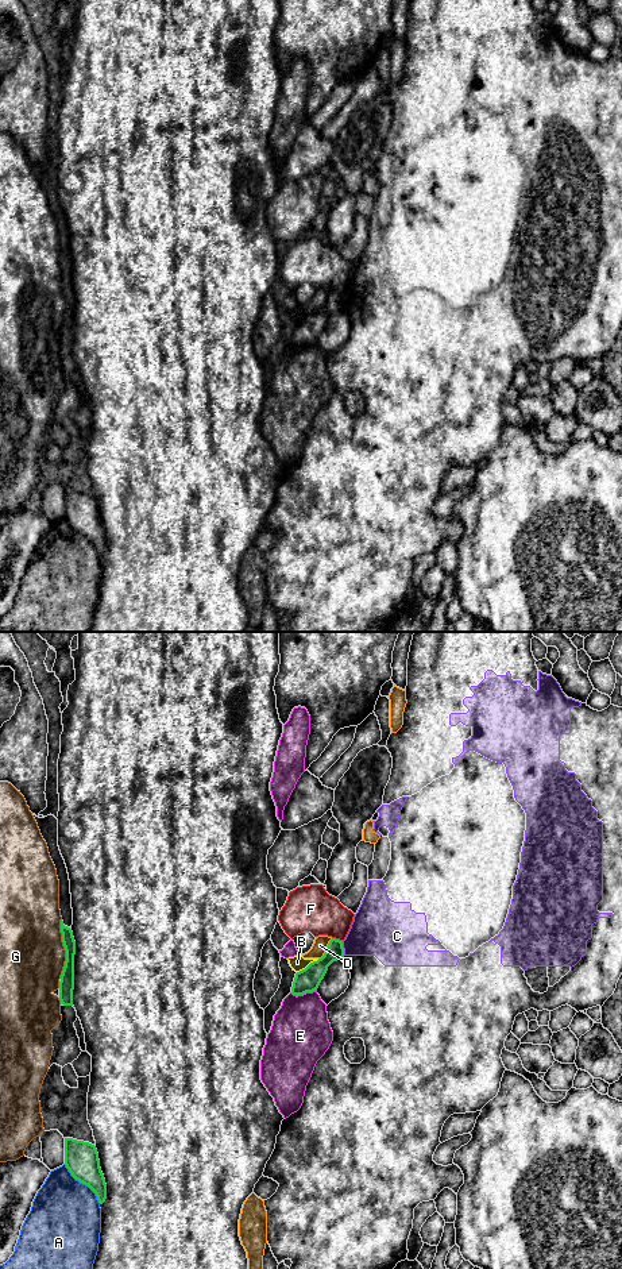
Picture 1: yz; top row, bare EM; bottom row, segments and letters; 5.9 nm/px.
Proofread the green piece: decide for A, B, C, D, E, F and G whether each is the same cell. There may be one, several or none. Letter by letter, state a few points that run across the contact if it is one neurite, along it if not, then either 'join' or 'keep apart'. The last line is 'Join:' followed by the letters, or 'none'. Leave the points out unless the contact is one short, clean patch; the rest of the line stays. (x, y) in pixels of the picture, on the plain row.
A: keep apart
B: keep apart
C: keep apart
D: keep apart
E: keep apart
F: keep apart
G: keep apart
Join: none

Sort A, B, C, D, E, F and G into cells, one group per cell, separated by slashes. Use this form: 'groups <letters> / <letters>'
groups A D / B / C / E / F / G

